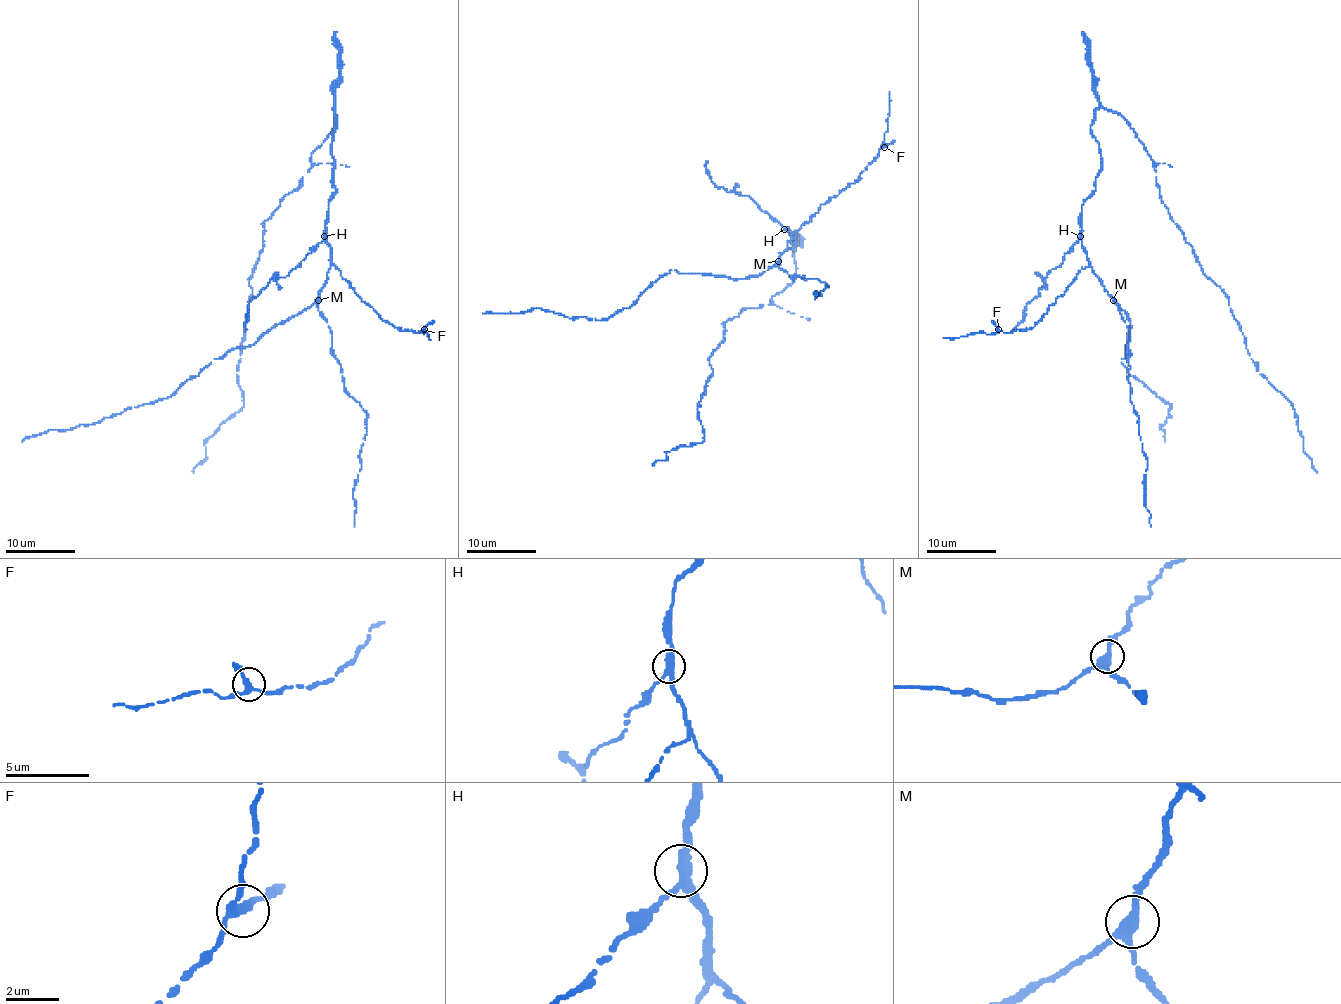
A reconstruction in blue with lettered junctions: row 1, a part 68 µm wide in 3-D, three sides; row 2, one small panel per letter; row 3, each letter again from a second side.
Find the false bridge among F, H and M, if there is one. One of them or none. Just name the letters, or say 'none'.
H

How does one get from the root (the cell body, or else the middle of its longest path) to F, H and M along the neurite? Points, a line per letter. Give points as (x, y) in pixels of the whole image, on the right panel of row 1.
F: (1099, 144), (1101, 172), (1095, 191), (1082, 206), (1082, 246), (1088, 265), (1033, 327), (1009, 333), (998, 329)
H: (1099, 144), (1101, 172), (1095, 179), (1095, 191), (1082, 206), (1080, 236)
M: (1099, 144), (1101, 172), (1095, 179), (1095, 191), (1082, 206), (1082, 246), (1092, 272), (1113, 300)

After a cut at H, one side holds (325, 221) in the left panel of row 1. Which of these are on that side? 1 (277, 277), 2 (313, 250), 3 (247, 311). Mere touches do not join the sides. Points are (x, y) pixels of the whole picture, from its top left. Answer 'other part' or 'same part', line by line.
1: other part
2: other part
3: other part

